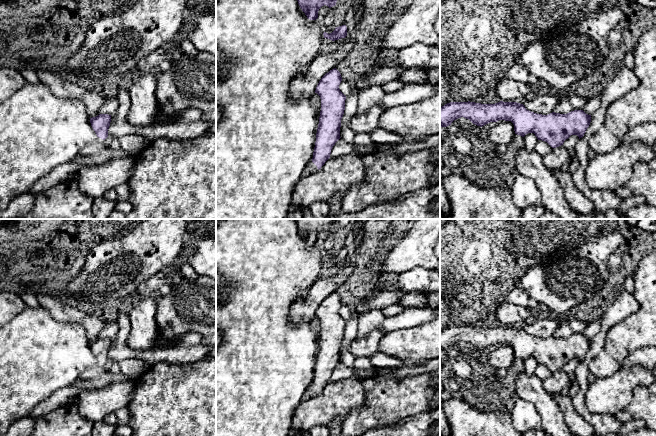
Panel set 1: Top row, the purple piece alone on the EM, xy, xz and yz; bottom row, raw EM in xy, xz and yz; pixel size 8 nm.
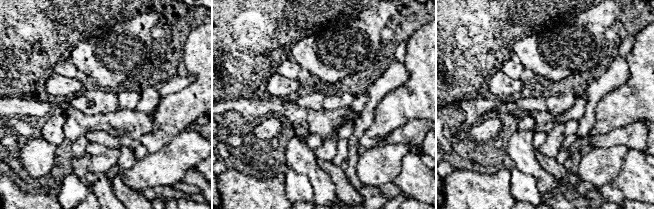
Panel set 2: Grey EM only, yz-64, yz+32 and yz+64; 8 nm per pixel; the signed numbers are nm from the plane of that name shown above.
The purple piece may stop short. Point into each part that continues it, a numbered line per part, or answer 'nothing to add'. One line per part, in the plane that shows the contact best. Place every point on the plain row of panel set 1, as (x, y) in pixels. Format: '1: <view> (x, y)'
1: xz (311, 391)

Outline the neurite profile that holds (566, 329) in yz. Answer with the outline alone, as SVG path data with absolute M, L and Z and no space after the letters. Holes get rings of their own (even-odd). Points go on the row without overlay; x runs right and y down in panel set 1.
M572 320L564 322L554 333L555 337L567 338L574 334L582 334L586 328L586 323L581 320Z

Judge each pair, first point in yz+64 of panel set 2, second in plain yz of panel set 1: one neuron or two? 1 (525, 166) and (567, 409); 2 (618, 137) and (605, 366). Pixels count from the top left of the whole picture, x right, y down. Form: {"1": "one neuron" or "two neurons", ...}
{"1": "two neurons", "2": "two neurons"}

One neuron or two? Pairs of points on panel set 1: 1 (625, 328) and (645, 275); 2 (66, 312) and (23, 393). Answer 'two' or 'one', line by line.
1: one
2: two

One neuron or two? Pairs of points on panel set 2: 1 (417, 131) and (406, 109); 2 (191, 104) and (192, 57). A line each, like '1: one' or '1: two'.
1: two
2: one

